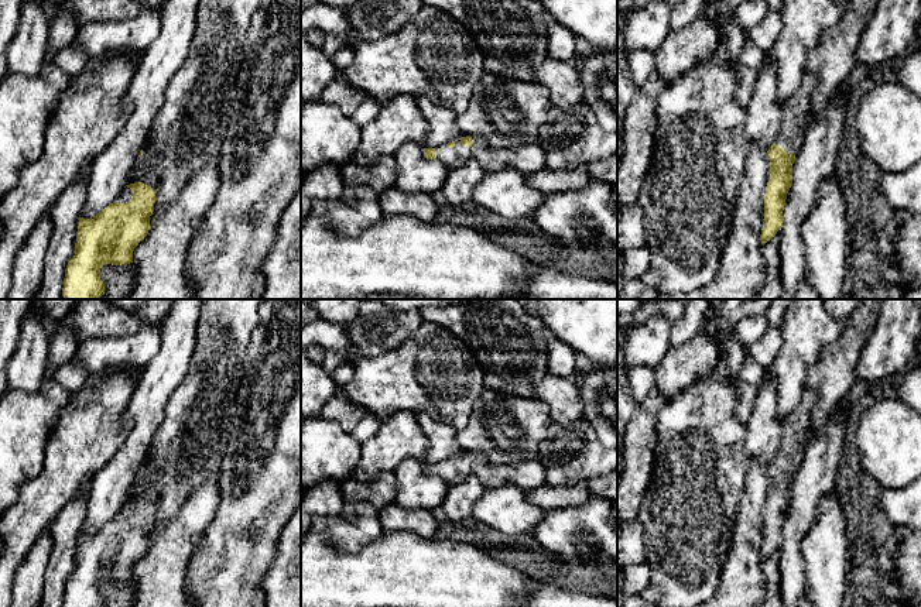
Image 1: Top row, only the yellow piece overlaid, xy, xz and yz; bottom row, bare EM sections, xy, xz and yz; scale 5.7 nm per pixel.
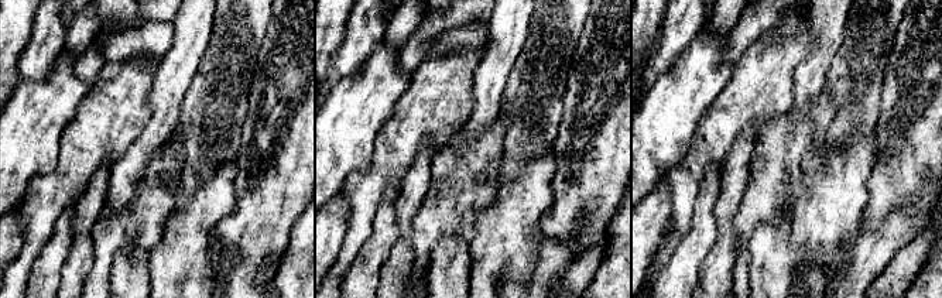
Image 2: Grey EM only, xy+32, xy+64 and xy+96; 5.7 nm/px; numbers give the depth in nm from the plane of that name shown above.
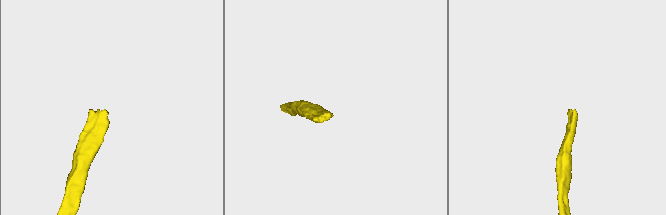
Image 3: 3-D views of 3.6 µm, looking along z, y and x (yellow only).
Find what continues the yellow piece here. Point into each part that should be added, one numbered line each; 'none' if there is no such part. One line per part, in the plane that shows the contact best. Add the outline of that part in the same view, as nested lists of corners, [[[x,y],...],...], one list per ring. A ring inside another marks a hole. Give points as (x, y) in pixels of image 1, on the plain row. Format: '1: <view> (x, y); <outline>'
1: xz (455, 473); [[[472,453],[472,460],[472,463],[463,463],[462,457],[458,455],[455,456],[453,464],[446,462],[438,463],[436,476],[448,486],[452,486],[463,481],[469,474],[472,474],[475,466],[489,463],[489,459],[485,453]]]

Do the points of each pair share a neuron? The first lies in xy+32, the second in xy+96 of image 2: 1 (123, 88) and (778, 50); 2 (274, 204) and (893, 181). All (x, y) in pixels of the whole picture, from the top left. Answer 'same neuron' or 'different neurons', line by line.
1: same neuron
2: same neuron

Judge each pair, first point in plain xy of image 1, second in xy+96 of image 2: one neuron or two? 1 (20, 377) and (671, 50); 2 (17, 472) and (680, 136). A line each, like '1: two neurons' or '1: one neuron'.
1: one neuron
2: one neuron

